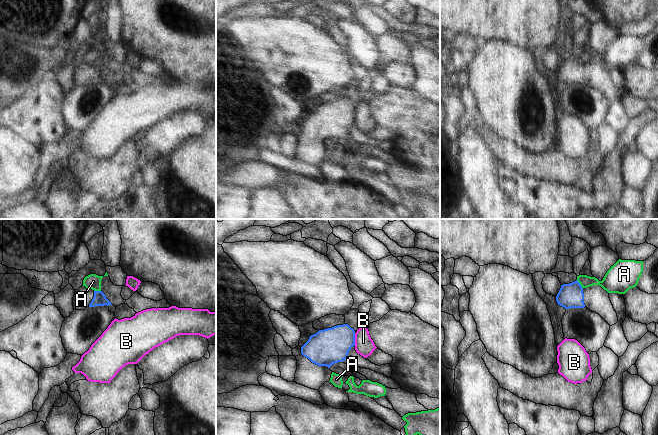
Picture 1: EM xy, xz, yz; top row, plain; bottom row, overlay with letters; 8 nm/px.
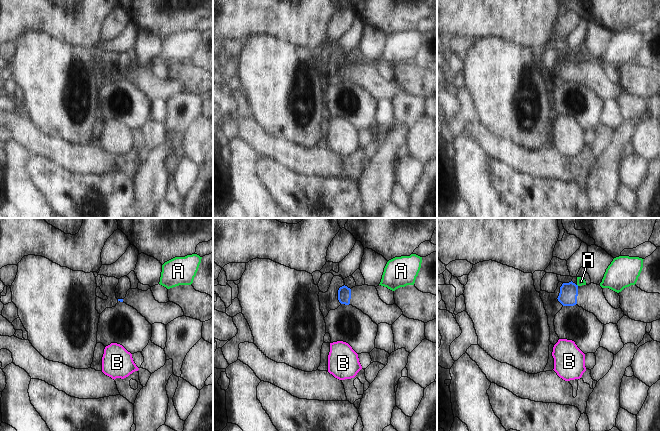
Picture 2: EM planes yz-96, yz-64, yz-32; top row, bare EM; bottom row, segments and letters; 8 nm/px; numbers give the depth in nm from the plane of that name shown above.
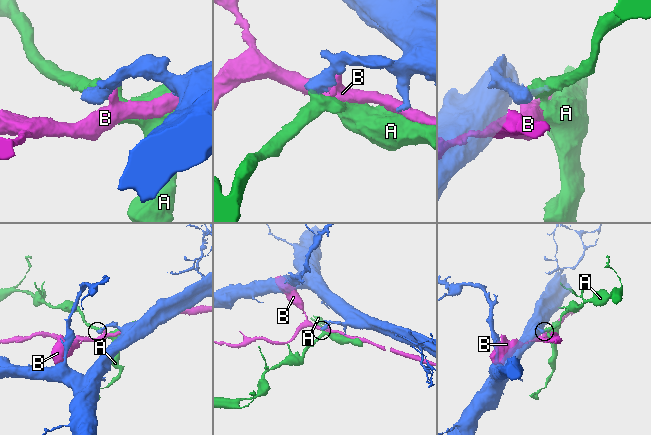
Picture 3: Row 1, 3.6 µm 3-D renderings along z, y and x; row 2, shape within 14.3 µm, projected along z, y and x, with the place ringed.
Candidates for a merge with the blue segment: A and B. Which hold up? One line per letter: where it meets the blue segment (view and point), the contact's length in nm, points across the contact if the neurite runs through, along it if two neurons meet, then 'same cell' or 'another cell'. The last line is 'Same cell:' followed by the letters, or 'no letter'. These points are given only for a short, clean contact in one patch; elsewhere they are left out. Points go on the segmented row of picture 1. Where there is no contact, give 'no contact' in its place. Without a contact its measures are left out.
A: meets blue in yz at (579, 284); contact 90 nm long; border along yz (576, 280), (582, 288); another cell
B: meets blue in xz at (354, 339); contact 100 nm long; another cell
Same cell: no letter

